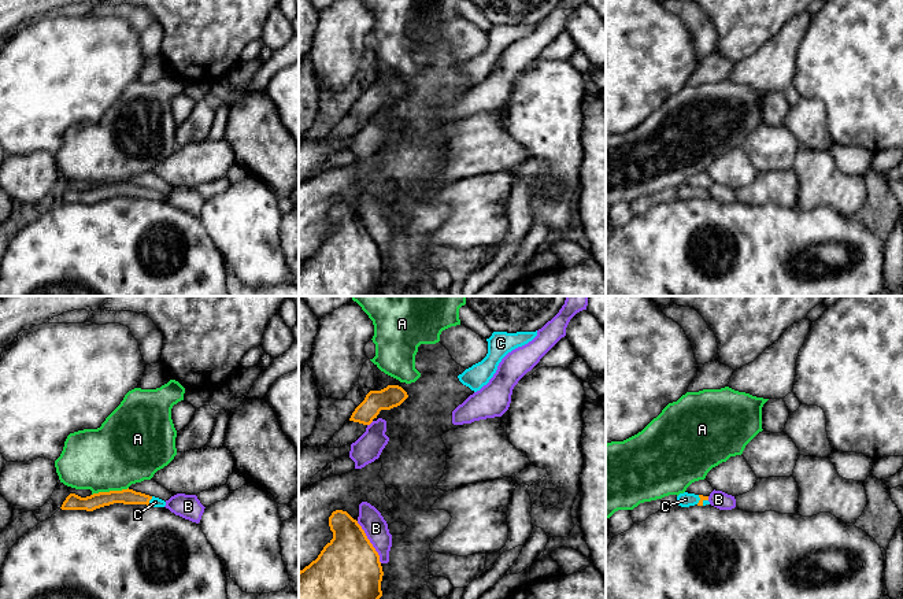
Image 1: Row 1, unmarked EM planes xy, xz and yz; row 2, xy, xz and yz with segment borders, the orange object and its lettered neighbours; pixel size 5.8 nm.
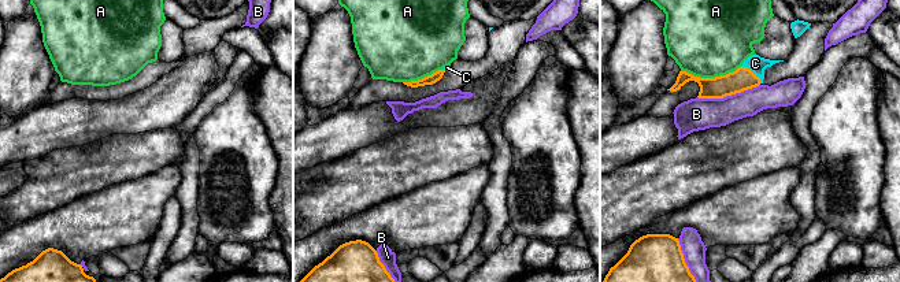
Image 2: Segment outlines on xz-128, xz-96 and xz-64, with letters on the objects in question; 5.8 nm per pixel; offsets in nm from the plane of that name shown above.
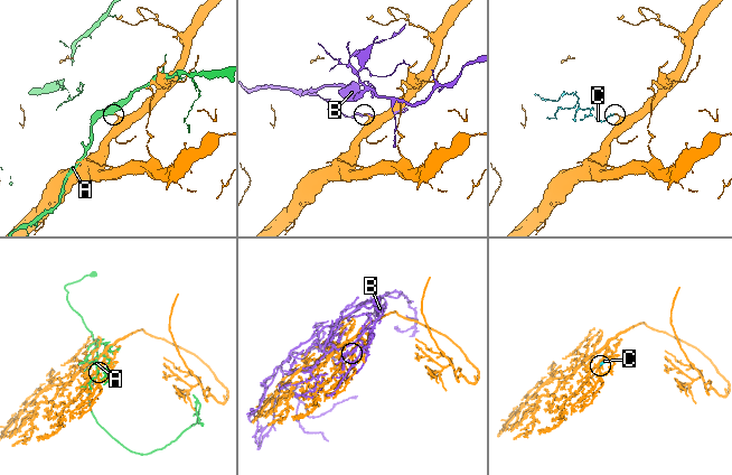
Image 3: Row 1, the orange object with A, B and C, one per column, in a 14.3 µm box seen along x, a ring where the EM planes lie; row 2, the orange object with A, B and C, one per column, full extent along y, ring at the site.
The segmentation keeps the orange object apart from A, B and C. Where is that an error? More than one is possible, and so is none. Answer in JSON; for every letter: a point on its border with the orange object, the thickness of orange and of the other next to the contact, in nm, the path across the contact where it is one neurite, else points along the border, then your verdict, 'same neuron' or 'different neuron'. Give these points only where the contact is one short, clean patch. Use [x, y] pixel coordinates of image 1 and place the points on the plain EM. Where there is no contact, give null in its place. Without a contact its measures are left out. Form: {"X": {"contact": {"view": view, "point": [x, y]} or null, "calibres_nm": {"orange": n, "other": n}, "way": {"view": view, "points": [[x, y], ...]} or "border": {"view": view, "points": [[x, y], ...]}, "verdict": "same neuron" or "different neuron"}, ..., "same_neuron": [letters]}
{"A": {"contact": {"view": "xy", "point": [110, 184]}, "calibres_nm": {"orange": 100, "other": 400}, "verdict": "different neuron"}, "B": {"contact": {"view": "xz", "point": [369, 235]}, "calibres_nm": {"orange": 420, "other": 140}, "verdict": "different neuron"}, "C": {"contact": {"view": "xy", "point": [150, 192]}, "calibres_nm": {"orange": 100, "other": 60}, "way": {"view": "xy", "points": [[128, 189], [150, 192], [155, 195]]}, "verdict": "same neuron"}, "same_neuron": ["C"]}

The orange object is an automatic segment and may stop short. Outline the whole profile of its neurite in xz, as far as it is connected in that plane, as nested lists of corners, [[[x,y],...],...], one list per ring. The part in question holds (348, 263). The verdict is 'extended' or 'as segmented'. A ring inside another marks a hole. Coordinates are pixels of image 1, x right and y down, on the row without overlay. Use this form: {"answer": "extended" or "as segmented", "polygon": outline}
{"answer": "as segmented", "polygon": [[[333,204],[329,219],[333,232],[315,254],[299,265],[299,296],[377,296],[382,289],[384,269],[378,245],[347,204]]]}

